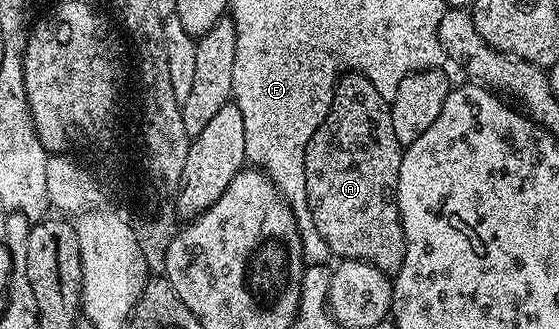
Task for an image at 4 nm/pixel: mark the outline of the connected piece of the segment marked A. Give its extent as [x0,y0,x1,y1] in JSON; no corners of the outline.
[305,71,407,277]

